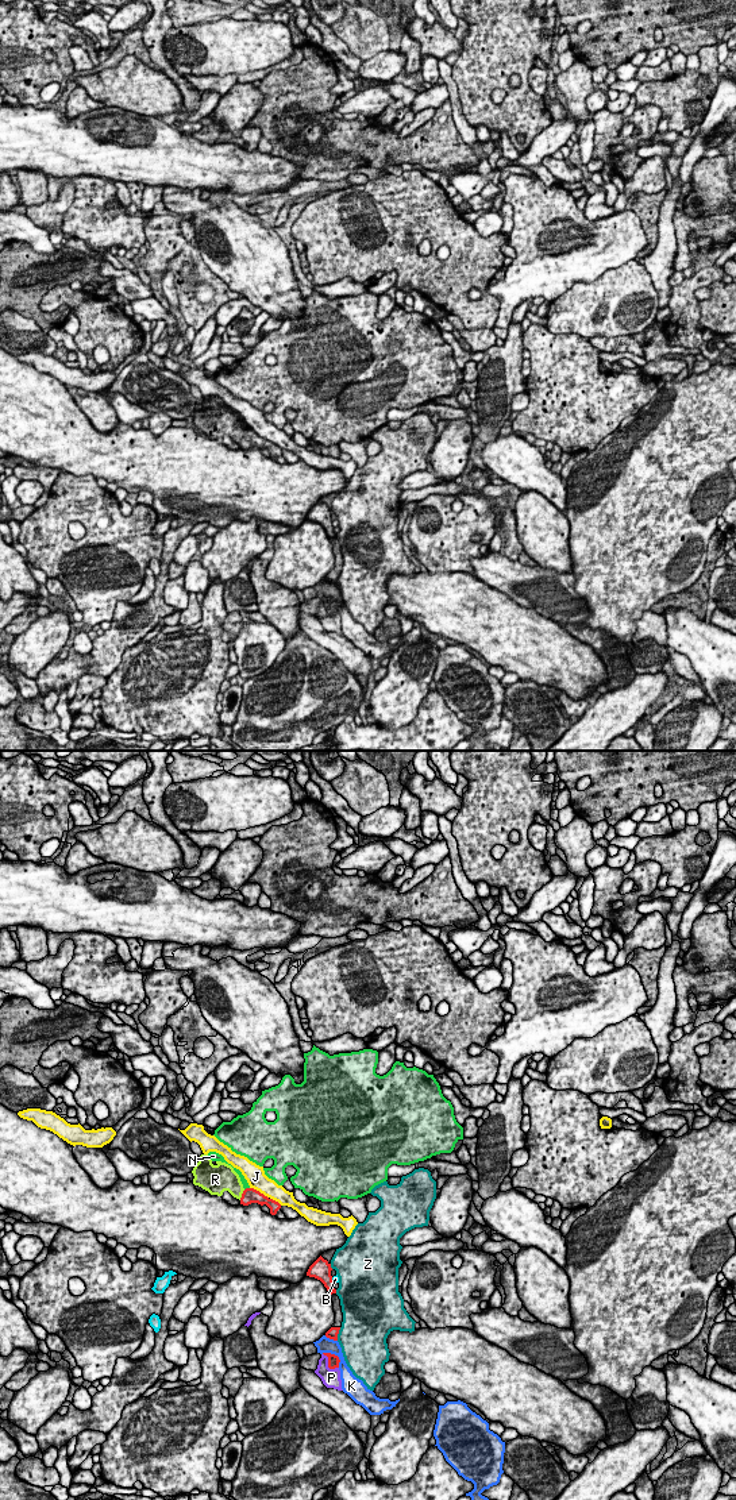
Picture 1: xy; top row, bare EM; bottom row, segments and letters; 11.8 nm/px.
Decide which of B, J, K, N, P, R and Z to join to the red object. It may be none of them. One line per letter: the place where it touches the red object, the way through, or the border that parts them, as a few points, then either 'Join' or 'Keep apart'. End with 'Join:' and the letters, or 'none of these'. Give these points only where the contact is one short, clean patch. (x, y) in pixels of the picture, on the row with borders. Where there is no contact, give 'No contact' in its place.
B: Touches red at xy (331, 1280). Keep apart
J: Touches red at xy (258, 1191). Boundary: xy (250, 1187), (268, 1198). Keep apart
K: Touches red at xy (334, 1354). Keep apart
N: Touches red at xy (246, 1188). Boundary: xy (249, 1187), (245, 1190). Keep apart
P: Touches red at xy (328, 1365). Boundary: xy (323, 1353), (327, 1357), (328, 1367), (338, 1368). Keep apart
R: Touches red at xy (242, 1195). Path across: xy (250, 1195), (242, 1195), (228, 1180). Join
Z: Touches red at xy (338, 1333). Keep apart
Join: R

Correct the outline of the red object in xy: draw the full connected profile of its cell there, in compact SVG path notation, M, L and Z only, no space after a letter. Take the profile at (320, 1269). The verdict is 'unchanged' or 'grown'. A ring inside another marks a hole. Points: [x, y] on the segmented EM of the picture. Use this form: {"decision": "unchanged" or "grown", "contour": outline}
{"decision": "unchanged", "contour": "M320 1256L309 1266L307 1276L320 1280L327 1288L328 1293L332 1295L332 1293L336 1293L336 1289L334 1288L331 1270L332 1270L331 1264Z"}

